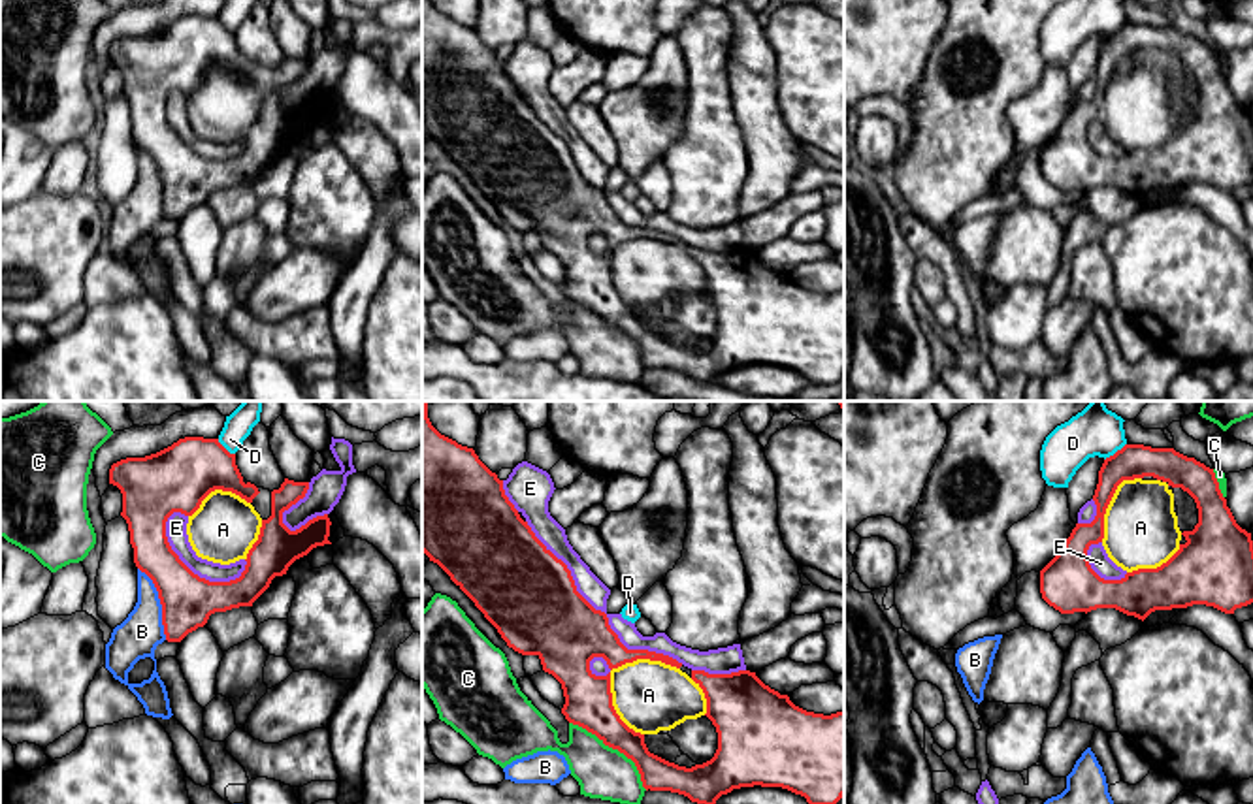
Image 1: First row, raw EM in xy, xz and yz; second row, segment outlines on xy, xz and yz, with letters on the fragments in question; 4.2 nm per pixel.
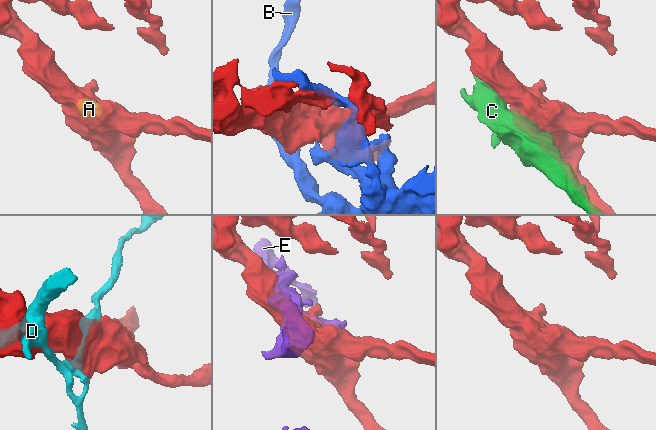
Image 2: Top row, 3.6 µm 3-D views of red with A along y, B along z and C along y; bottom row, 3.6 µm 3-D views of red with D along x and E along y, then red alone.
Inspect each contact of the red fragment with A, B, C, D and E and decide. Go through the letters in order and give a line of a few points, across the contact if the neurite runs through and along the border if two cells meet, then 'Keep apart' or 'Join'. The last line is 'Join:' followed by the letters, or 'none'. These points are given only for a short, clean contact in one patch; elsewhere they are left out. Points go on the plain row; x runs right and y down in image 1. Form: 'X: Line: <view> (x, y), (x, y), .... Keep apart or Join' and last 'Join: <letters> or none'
A: Join
B: Keep apart
C: Keep apart
D: Keep apart
E: Keep apart
Join: A

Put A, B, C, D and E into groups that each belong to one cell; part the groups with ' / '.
A / B / C / D / E

